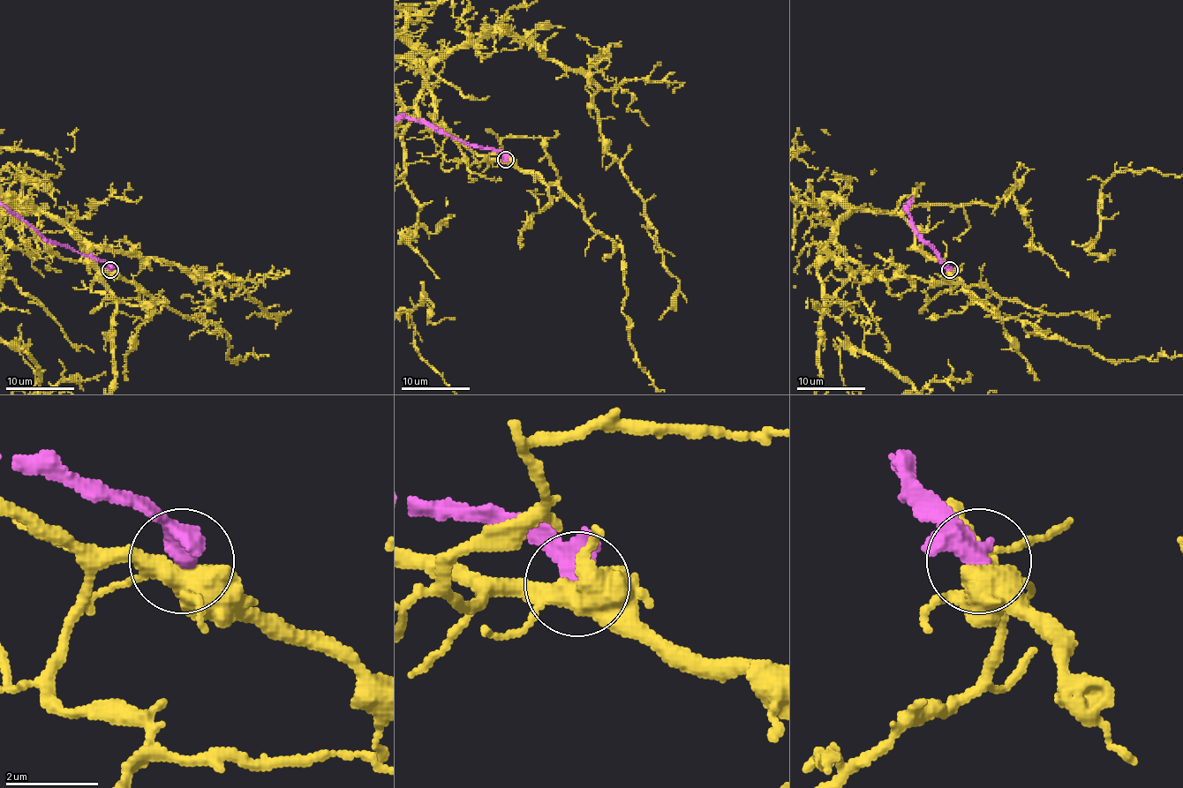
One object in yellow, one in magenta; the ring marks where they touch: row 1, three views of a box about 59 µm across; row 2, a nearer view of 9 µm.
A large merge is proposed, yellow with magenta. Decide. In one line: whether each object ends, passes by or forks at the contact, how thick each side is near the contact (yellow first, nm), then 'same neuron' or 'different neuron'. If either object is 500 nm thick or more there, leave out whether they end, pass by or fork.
yellow forks there; magenta passes by; 480 nm thick on the yellow side, 360 nm on the other; different neuron

